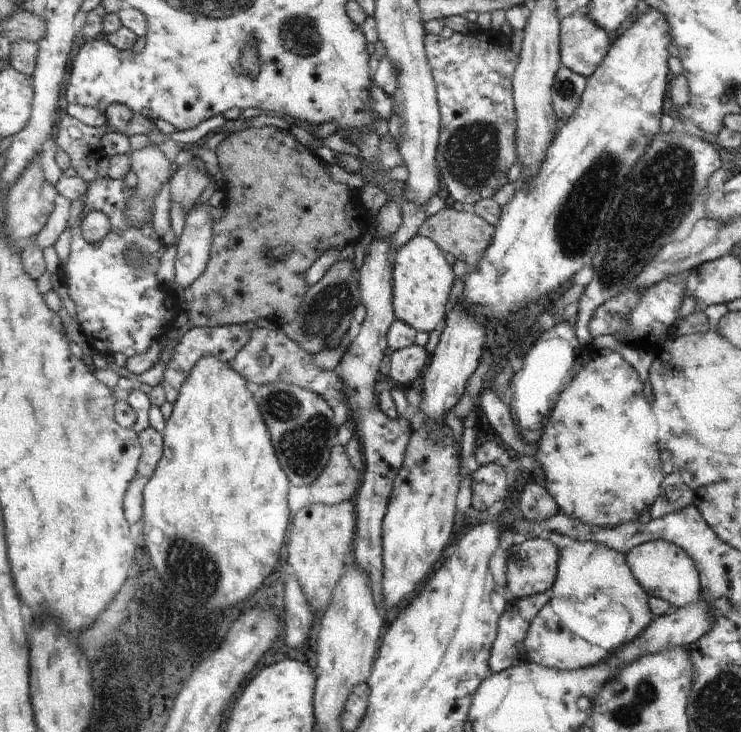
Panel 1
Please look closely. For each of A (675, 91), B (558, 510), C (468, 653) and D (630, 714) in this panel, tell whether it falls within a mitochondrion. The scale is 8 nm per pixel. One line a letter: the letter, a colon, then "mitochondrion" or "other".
A: other
B: other
C: mitochondrion
D: mitochondrion

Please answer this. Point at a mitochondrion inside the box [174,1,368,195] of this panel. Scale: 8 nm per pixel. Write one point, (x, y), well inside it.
(299, 33)

